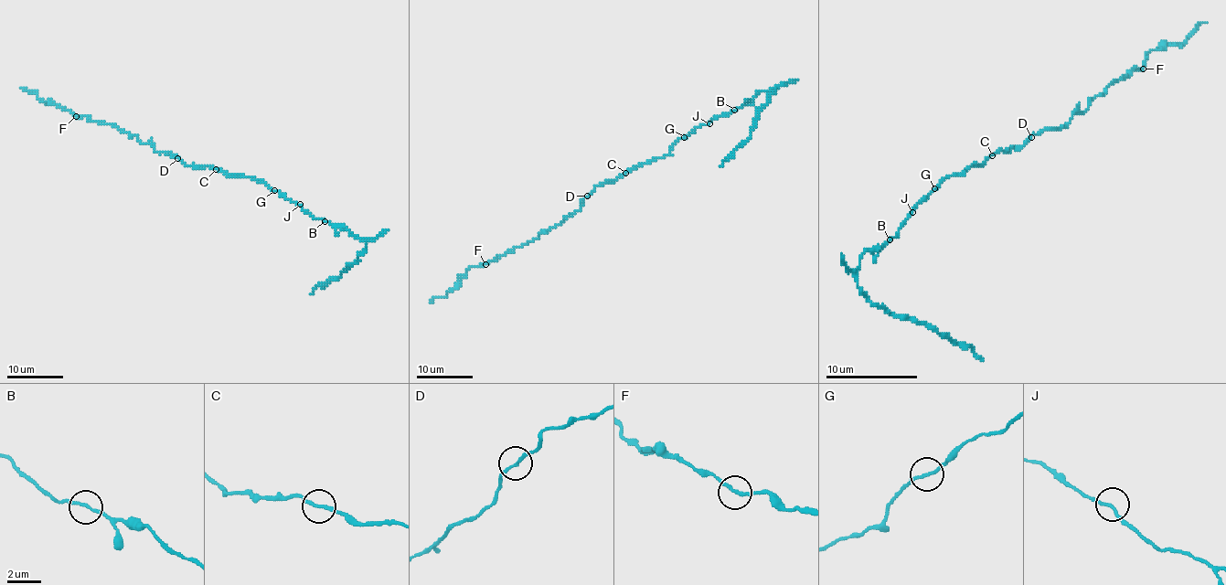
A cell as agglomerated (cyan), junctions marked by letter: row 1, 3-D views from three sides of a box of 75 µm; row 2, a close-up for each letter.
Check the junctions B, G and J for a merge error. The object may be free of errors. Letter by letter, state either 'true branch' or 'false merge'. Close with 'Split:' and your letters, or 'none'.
B: true branch
G: false merge
J: true branch
Split: G

